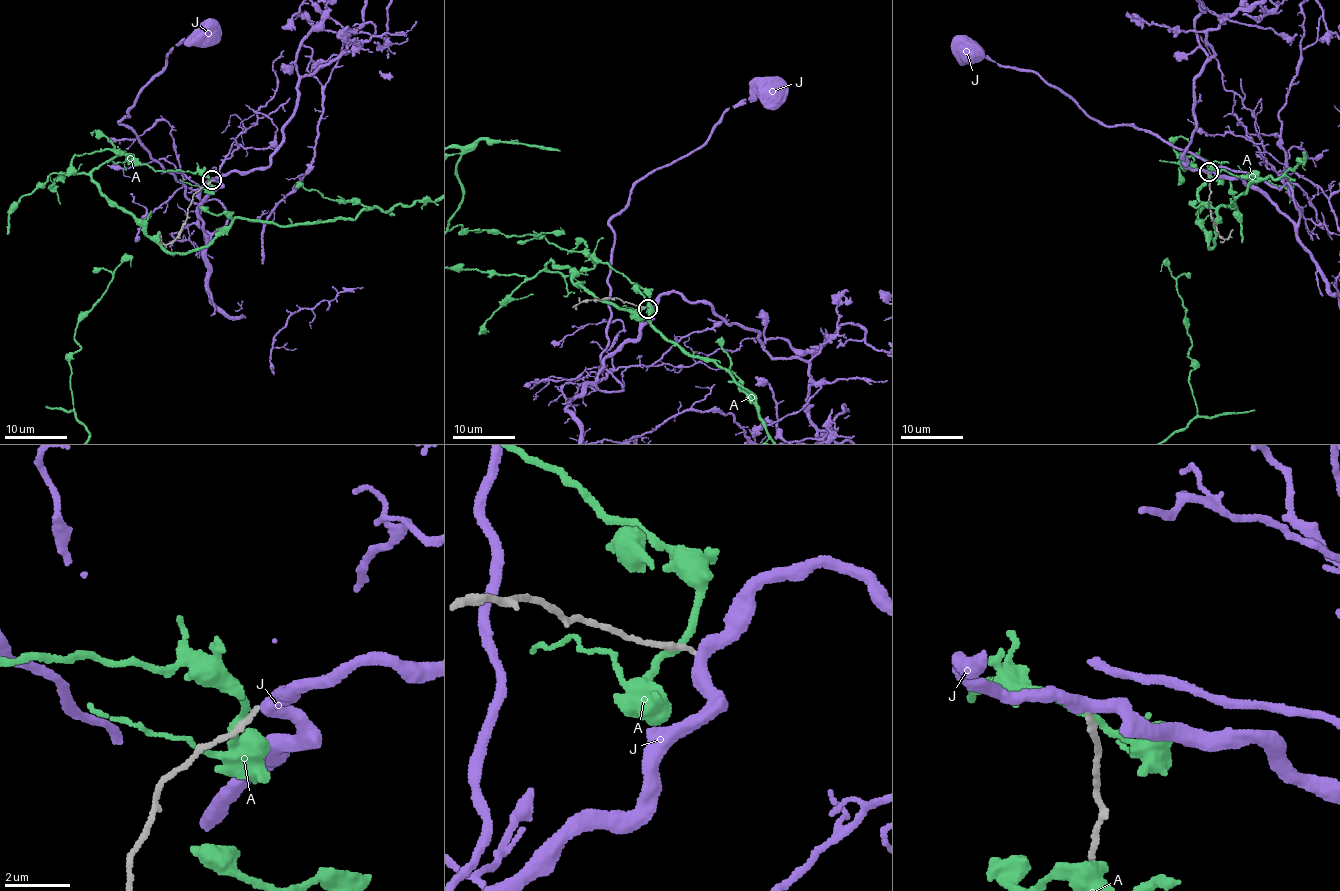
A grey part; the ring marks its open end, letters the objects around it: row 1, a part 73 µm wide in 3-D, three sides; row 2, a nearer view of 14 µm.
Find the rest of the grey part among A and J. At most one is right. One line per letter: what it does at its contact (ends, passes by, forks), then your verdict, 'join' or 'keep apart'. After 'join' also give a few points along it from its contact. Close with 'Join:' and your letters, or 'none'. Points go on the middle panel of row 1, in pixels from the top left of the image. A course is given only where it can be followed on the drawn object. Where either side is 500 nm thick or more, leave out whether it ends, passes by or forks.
A: it passes by; keep apart
J: it passes by; keep apart
Join: none

